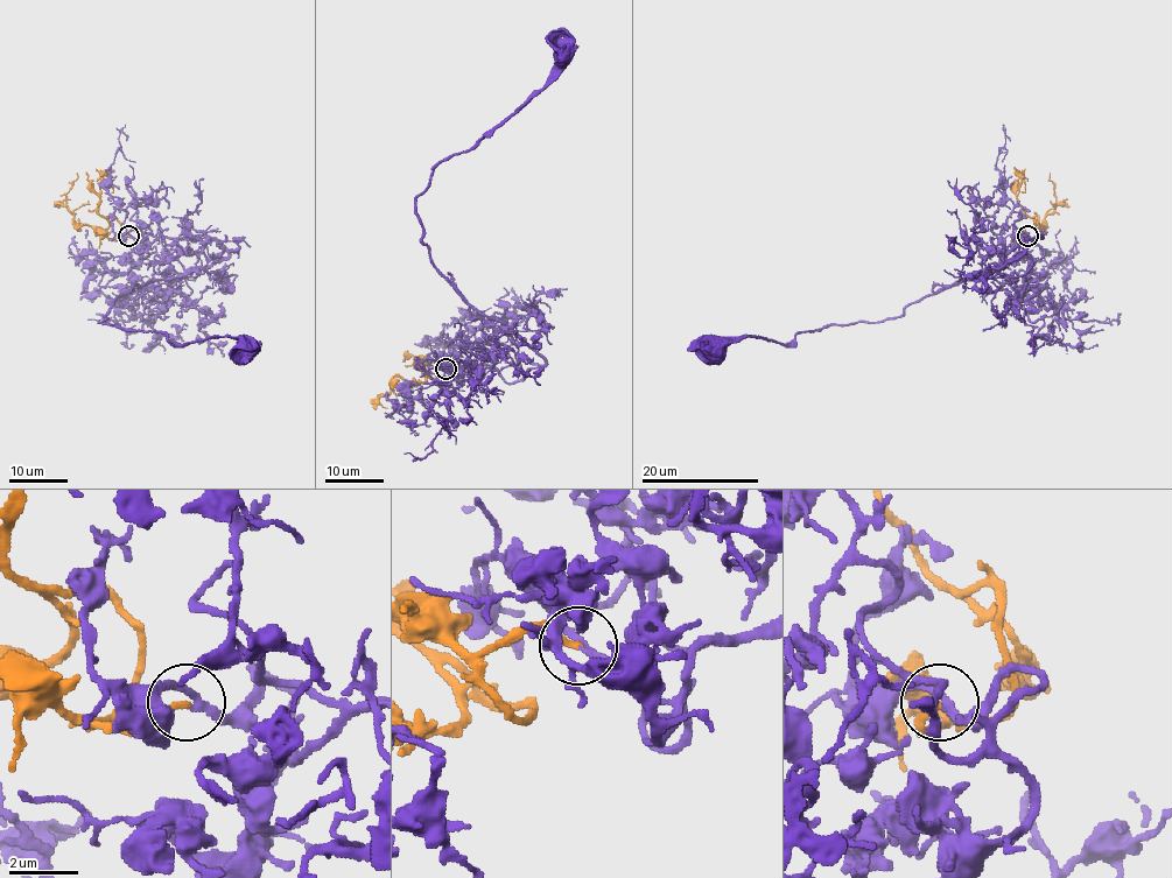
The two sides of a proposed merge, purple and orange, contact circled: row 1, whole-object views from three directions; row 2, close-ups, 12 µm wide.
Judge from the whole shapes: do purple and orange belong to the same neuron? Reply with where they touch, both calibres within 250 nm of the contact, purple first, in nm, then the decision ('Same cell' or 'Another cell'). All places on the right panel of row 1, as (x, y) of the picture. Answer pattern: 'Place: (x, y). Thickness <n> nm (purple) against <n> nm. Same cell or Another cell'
Place: (1027, 236). Thickness 190 nm (purple) against 170 nm. Same cell

